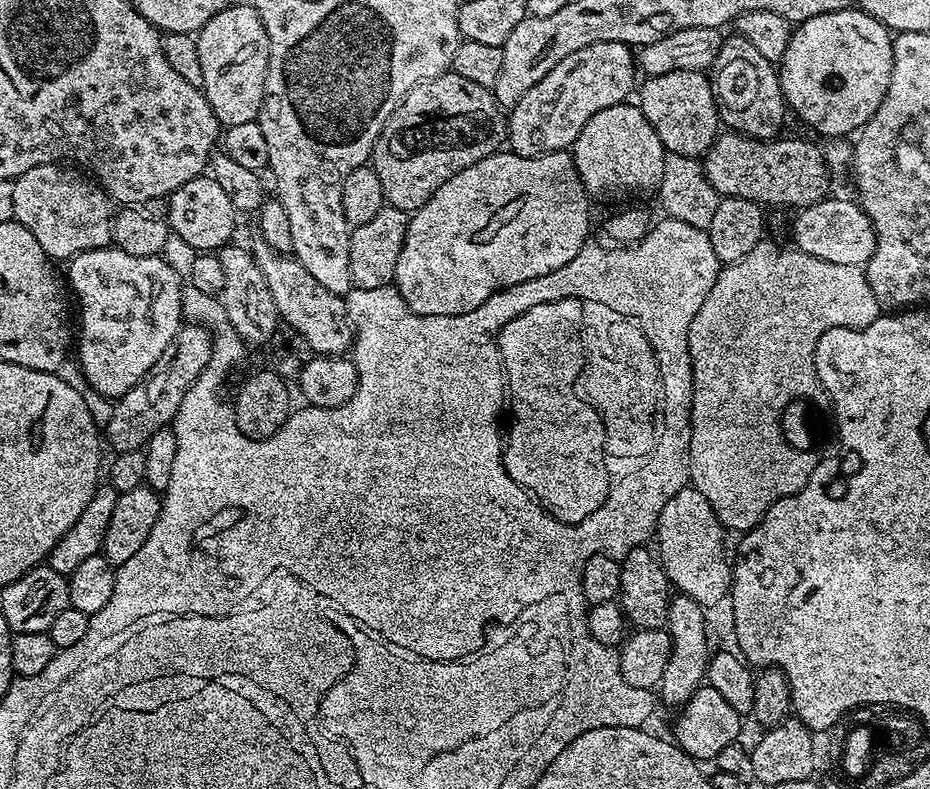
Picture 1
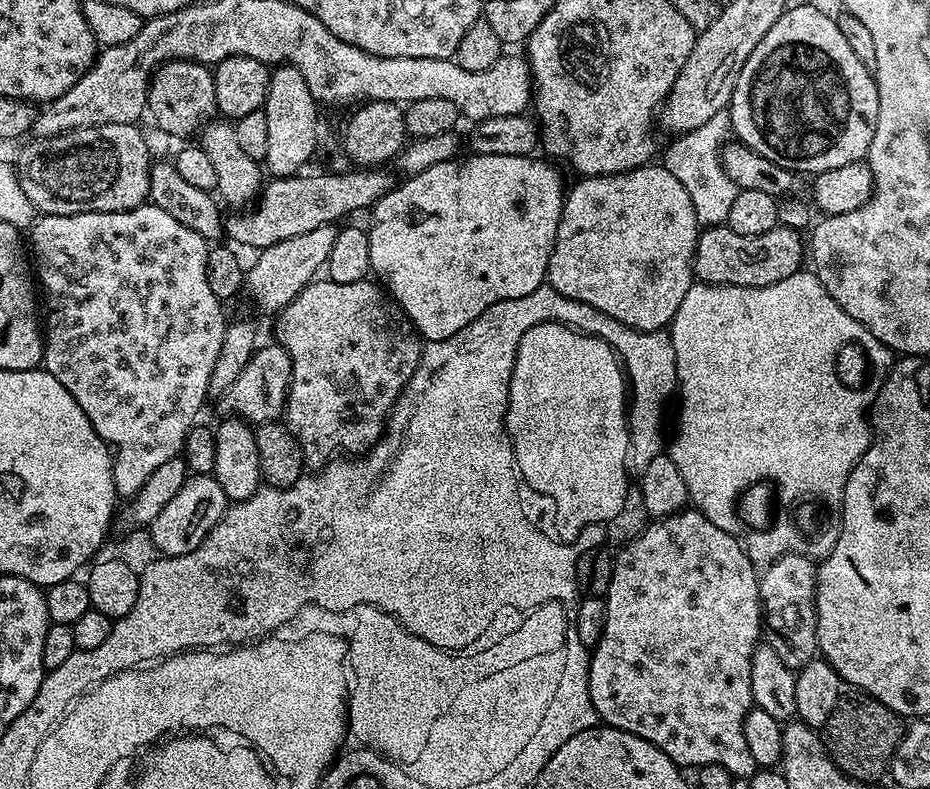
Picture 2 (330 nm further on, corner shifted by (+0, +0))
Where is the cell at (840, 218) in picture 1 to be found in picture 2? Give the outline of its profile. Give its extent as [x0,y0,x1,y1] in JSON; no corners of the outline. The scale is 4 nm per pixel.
[692,226,806,288]

